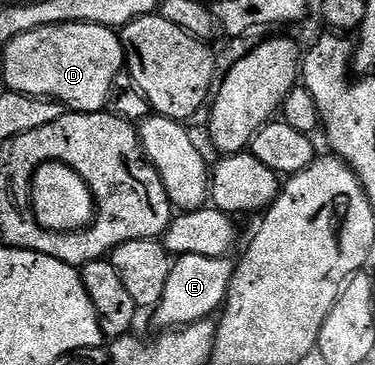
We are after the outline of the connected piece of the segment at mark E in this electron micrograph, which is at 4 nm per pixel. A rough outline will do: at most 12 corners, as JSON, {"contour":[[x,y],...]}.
{"contour":[[177,256],[152,311],[158,329],[189,327],[226,302],[230,257]]}

